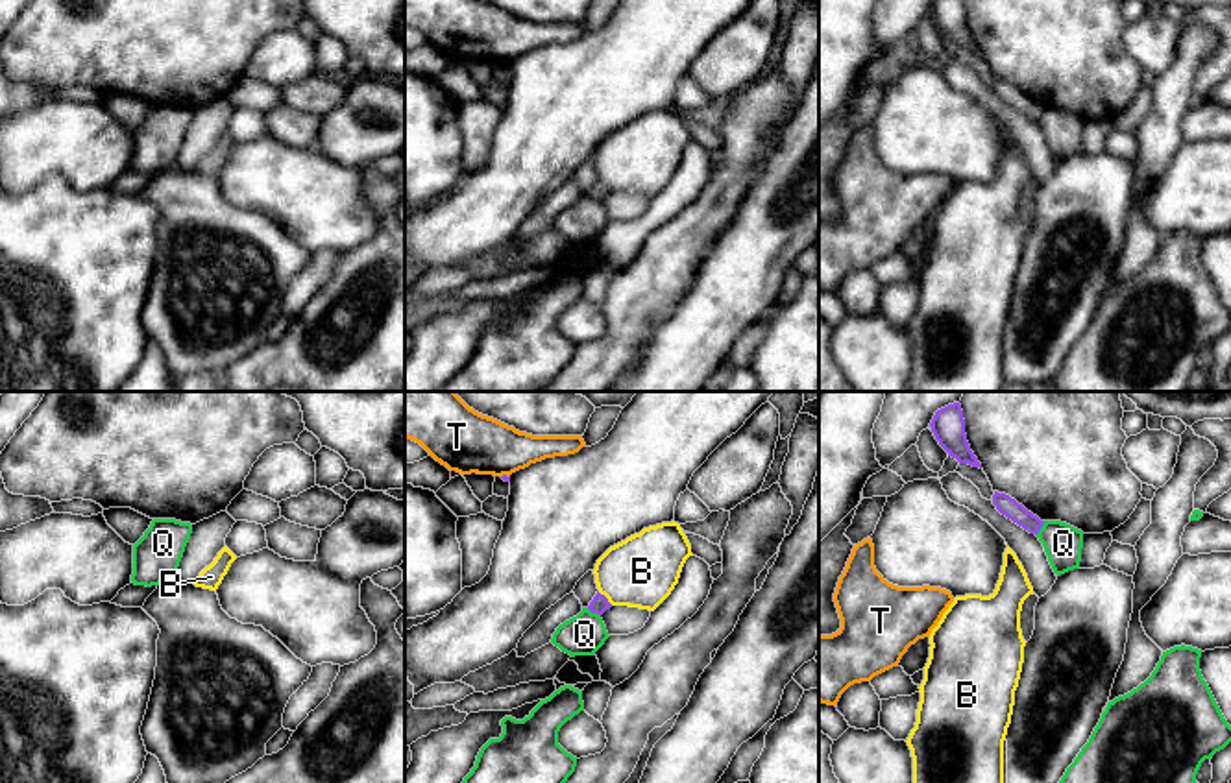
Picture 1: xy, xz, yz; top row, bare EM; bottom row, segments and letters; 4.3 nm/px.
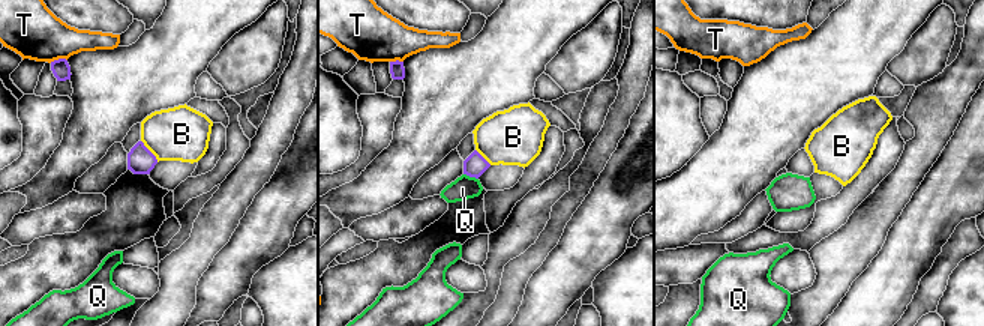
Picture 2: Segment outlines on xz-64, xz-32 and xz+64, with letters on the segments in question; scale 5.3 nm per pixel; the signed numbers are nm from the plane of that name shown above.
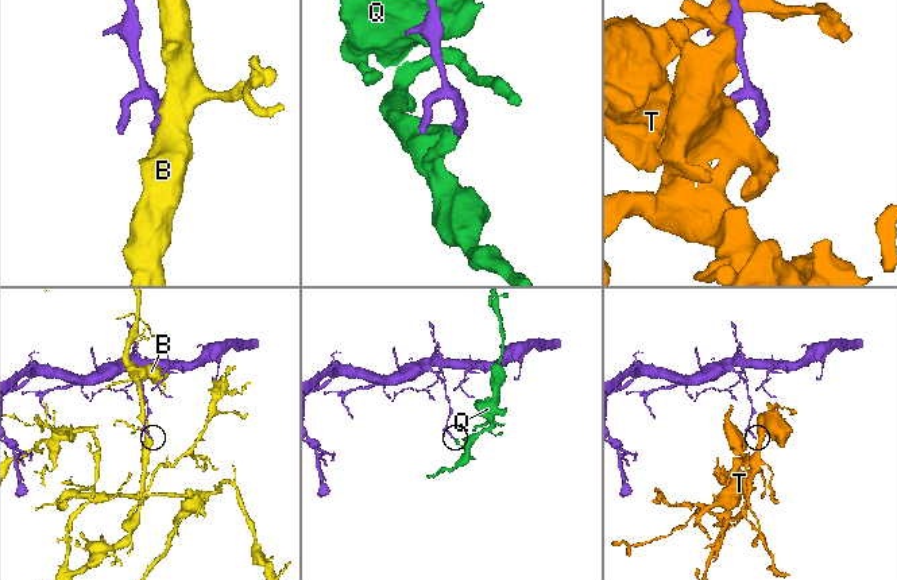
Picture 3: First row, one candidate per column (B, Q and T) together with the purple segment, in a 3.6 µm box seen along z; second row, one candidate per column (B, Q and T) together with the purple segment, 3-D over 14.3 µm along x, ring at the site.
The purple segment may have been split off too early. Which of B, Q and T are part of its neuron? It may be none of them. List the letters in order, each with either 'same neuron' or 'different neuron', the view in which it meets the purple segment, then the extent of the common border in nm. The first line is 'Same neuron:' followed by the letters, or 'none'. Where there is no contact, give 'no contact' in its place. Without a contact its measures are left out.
Same neuron: none
B: different neuron; meets purple in xz; contact 90 nm long
Q: different neuron; meets purple in yz; contact 80 nm long
T: different neuron; meets purple in xz; contact 40 nm long

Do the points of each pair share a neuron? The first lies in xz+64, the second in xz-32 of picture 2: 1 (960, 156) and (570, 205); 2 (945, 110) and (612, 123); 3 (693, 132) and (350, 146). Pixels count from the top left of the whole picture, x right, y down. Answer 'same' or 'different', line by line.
1: different
2: different
3: same

